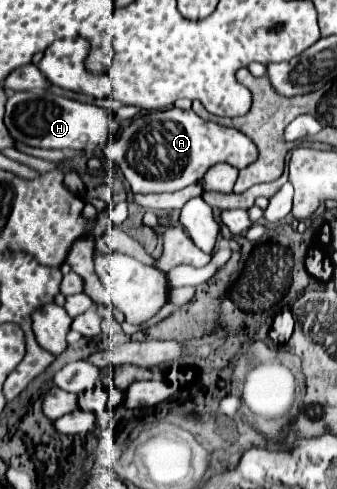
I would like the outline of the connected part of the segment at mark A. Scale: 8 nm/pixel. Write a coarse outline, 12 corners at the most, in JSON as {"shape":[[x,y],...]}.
{"shape":[[176,107],[104,145],[134,193],[178,191],[258,157],[240,131]]}

